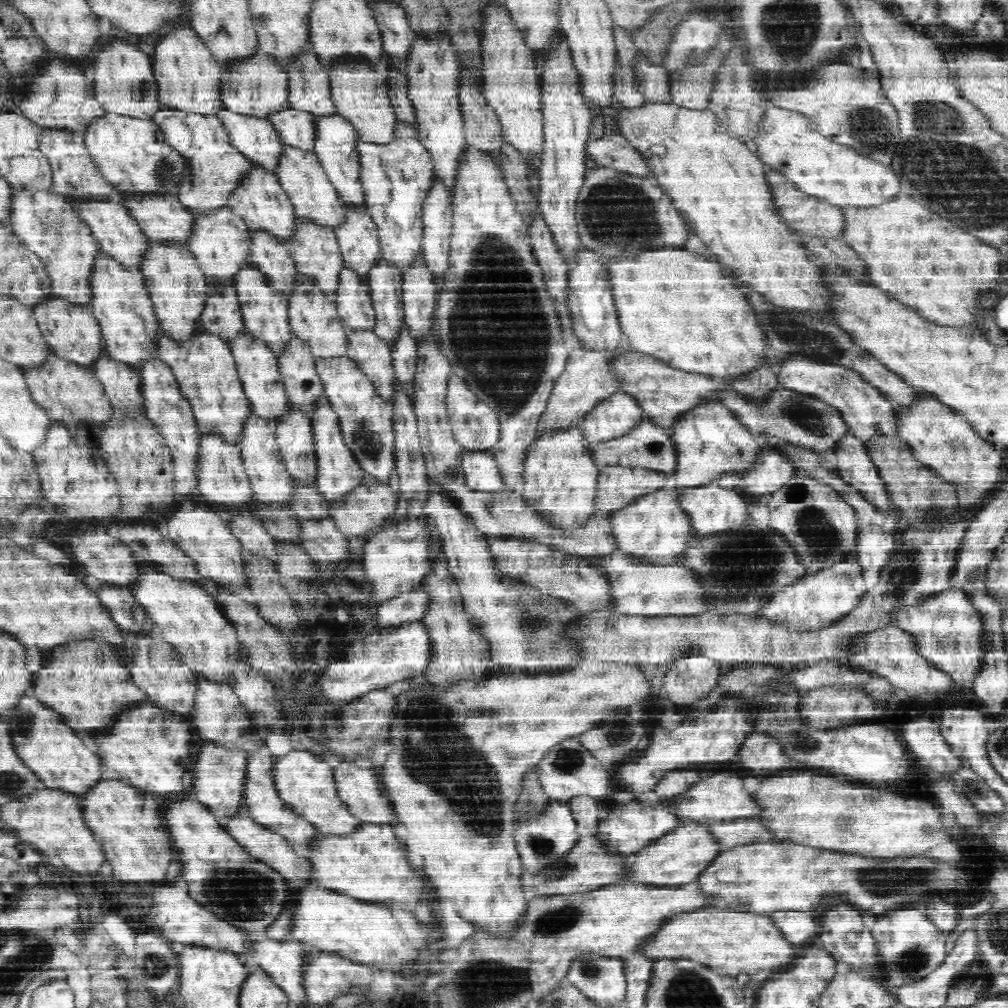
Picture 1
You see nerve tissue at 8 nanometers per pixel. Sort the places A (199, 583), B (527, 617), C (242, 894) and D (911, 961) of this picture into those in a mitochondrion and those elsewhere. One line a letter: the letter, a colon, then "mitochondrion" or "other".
A: other
B: mitochondrion
C: mitochondrion
D: mitochondrion

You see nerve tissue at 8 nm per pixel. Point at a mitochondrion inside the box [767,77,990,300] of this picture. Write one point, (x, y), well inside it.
(870, 127)

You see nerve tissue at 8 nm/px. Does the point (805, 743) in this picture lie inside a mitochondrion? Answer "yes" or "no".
yes

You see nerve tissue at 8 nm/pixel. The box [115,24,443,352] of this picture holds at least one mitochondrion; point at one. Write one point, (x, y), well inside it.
(165, 171)

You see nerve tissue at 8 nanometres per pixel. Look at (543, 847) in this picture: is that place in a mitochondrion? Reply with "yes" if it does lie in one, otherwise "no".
yes

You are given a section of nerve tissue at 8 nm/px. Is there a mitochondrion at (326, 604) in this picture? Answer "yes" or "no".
yes

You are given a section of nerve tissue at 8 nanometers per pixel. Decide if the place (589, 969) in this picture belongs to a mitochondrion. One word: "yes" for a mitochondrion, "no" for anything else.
yes

